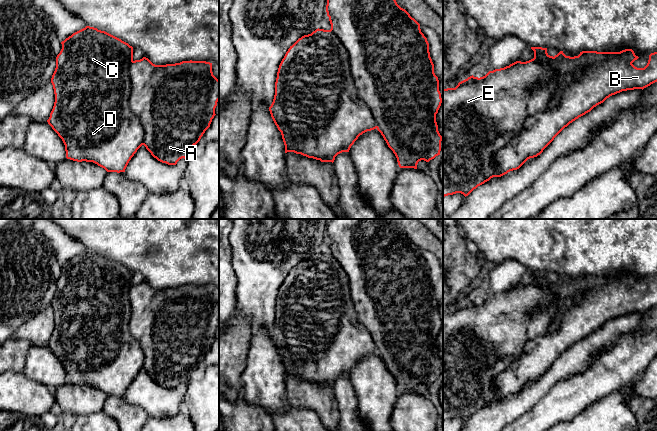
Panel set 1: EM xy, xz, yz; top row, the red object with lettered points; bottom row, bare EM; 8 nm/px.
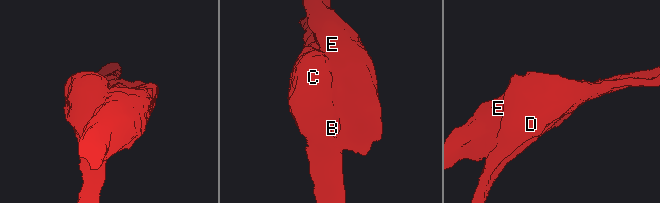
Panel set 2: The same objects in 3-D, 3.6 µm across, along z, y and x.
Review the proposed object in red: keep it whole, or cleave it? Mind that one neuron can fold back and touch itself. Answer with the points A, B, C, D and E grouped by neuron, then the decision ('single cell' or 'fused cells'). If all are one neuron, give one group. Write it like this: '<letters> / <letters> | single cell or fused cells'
A E / B C D | fused cells

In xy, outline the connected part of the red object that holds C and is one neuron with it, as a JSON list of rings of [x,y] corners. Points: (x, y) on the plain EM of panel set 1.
[[[90,250],[73,257],[61,268],[62,273],[56,281],[56,292],[51,302],[55,326],[47,346],[62,363],[67,383],[93,386],[107,396],[125,396],[129,385],[143,369],[145,360],[140,343],[129,332],[129,291],[133,285],[133,271]]]

